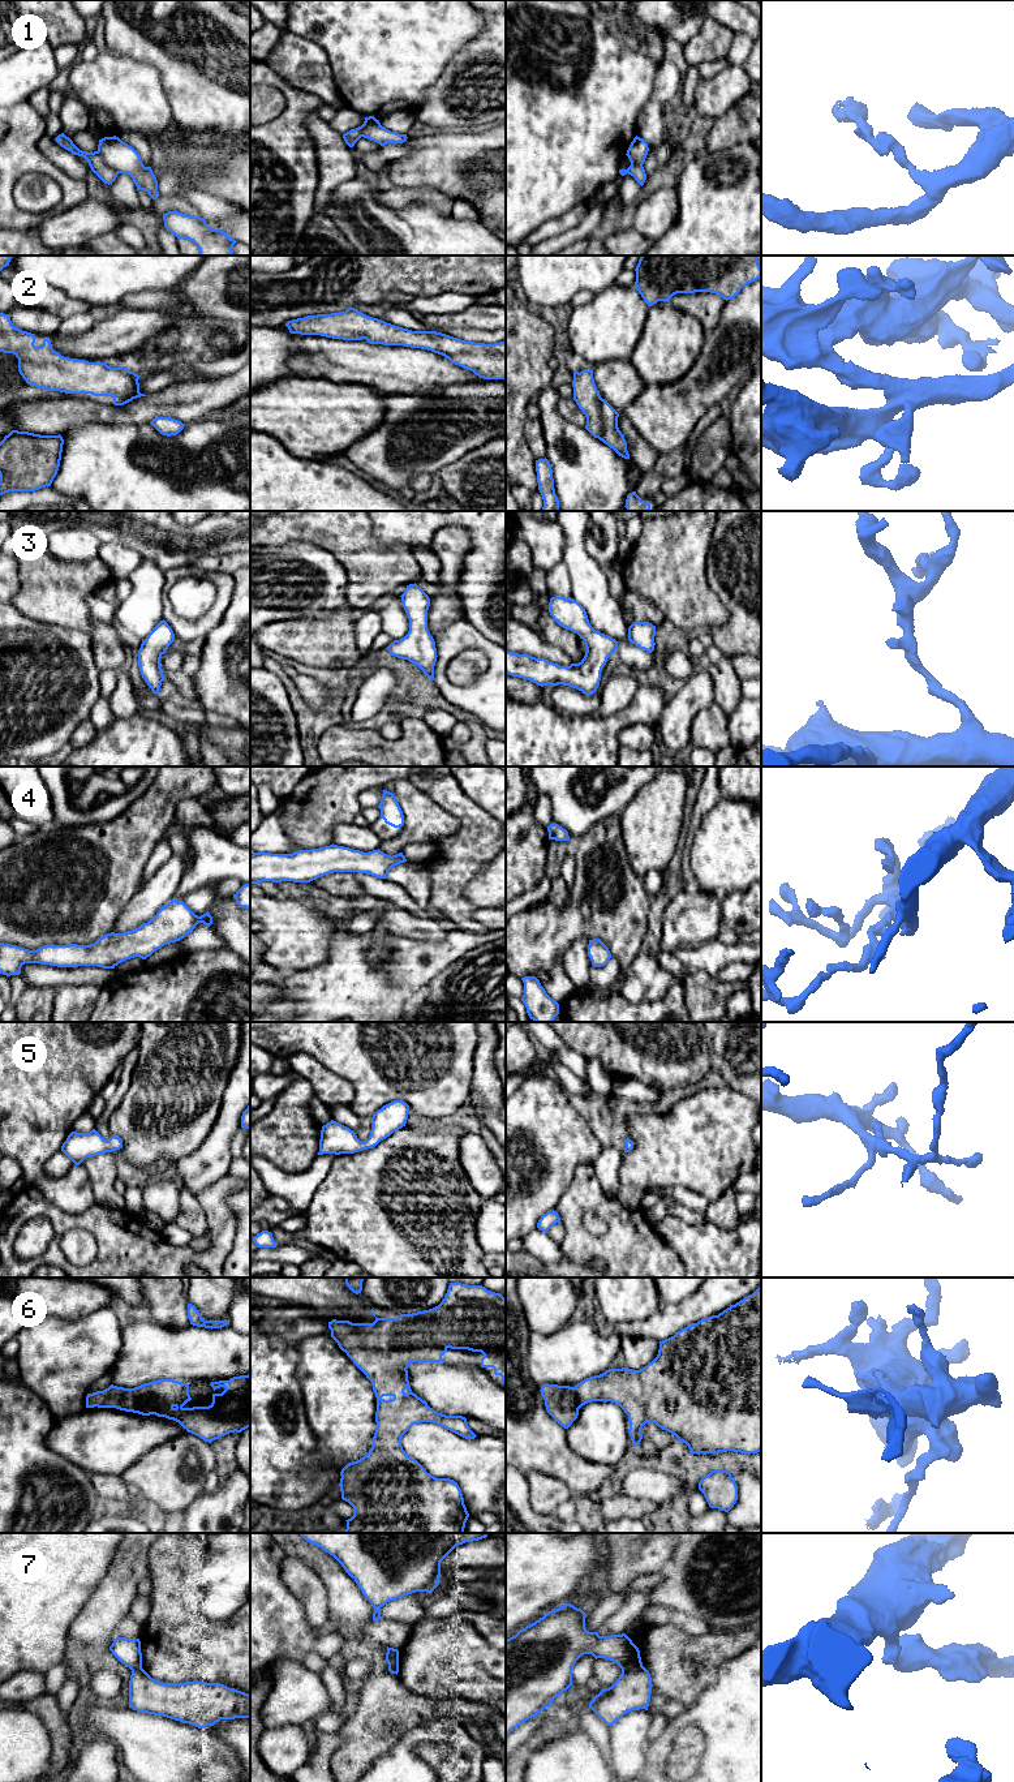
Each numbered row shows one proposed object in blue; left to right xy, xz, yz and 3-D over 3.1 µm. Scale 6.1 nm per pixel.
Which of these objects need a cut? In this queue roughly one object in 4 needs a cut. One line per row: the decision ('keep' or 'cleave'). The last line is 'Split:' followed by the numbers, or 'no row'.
1: cleave
2: keep
3: keep
4: keep
5: keep
6: keep
7: cleave
Split: 1, 7

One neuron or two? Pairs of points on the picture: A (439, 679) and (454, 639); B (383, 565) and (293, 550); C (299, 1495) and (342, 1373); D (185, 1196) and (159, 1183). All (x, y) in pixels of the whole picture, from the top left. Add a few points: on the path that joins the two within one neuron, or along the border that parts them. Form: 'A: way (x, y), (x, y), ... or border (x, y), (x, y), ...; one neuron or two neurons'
A: way (439, 669), (447, 649); one neuron
B: border (306, 540), (327, 550), (343, 569), (348, 582); two neurons
C: border (314, 1434), (317, 1450), (308, 1463), (339, 1472); two neurons
D: border (181, 1188), (180, 1209), (172, 1222); two neurons

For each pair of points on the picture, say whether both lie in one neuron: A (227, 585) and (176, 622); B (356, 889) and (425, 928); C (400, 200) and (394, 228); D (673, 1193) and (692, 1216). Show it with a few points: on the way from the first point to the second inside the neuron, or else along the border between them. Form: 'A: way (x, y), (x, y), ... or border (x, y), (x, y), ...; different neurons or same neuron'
A: way (222, 601), (219, 608), (201, 626), (192, 626); same neuron
B: border (366, 893), (347, 898); different neurons
C: border (376, 197), (392, 209), (428, 205); different neurons
D: border (675, 1201), (704, 1214); different neurons

